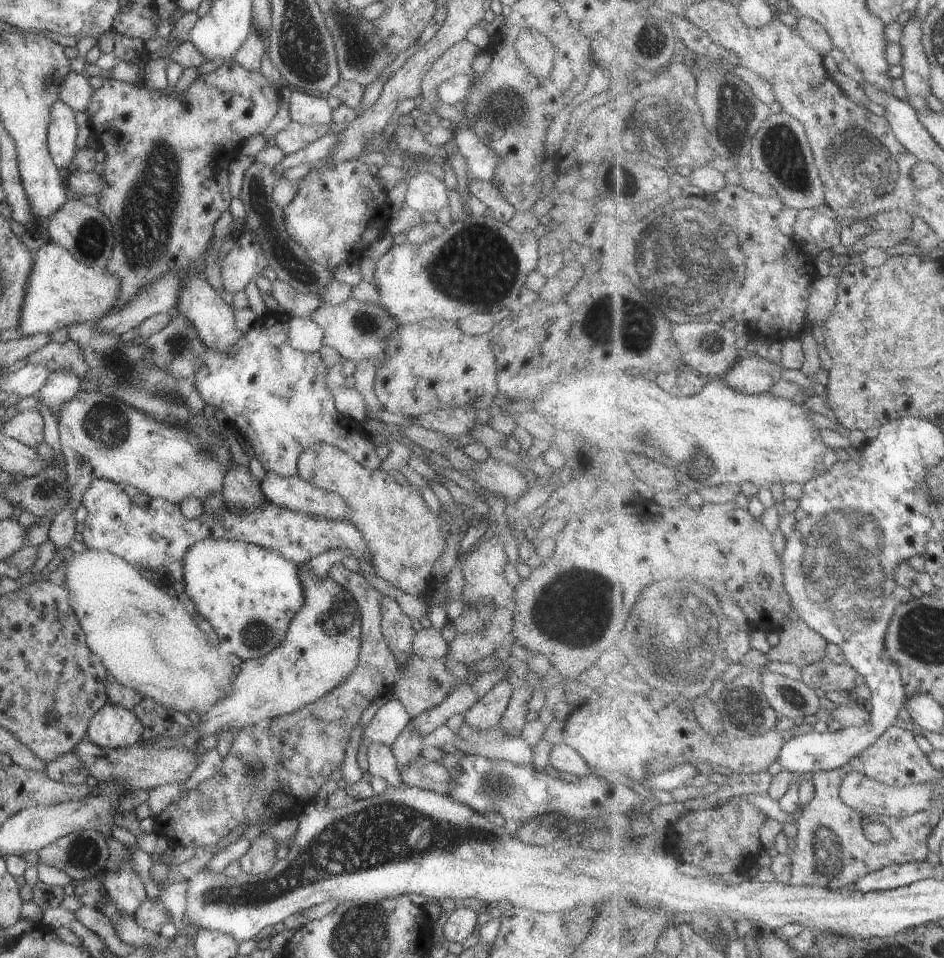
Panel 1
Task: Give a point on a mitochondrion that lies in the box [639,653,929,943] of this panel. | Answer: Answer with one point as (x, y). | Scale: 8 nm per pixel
(830, 857)

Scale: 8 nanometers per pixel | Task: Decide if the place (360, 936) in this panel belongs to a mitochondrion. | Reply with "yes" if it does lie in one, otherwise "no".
yes

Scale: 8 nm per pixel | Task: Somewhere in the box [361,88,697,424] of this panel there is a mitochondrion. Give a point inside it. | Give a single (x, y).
(478, 266)

